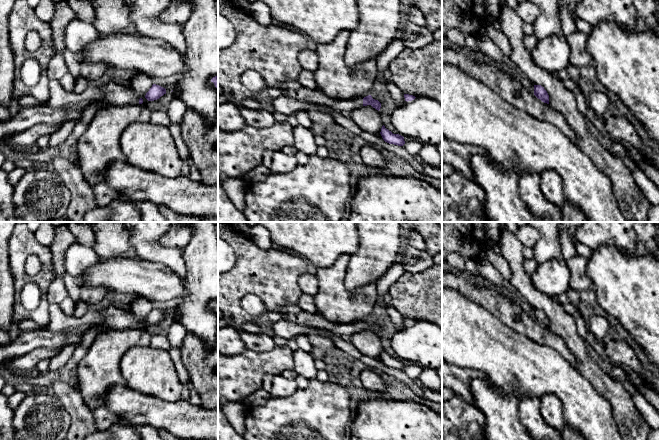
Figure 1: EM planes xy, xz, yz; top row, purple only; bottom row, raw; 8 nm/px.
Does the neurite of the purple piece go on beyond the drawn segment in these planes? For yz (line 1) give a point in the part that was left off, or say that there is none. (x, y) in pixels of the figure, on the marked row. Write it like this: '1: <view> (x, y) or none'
1: none

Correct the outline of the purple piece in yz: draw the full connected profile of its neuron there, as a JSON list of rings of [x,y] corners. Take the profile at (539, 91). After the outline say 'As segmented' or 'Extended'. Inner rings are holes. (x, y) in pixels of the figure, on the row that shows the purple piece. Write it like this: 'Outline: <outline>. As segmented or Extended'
Outline: [[[534,85],[534,95],[542,102],[549,104],[549,95],[541,85]]]. As segmented

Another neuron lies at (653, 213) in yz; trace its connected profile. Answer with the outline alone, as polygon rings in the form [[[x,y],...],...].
[[[651,205],[646,222],[659,222],[659,205]]]

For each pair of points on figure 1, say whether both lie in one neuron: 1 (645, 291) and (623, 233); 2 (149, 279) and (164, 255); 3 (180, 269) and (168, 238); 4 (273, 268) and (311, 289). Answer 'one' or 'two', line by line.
1: two
2: two
3: two
4: two

